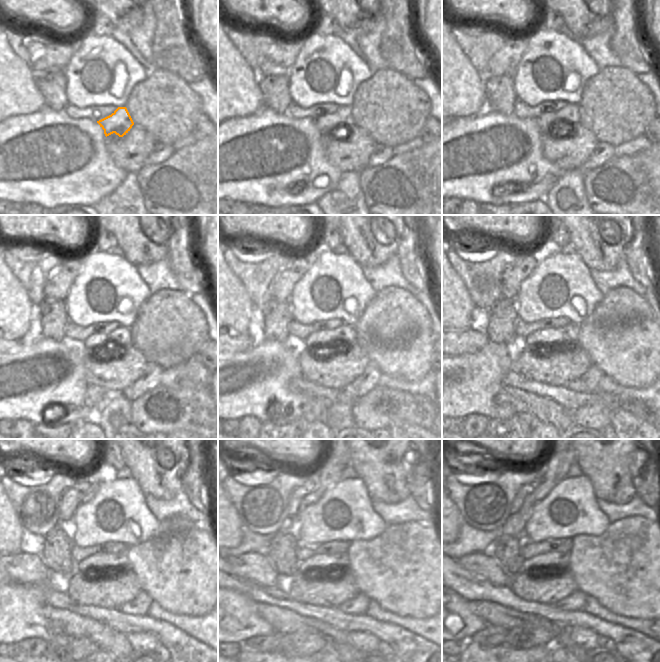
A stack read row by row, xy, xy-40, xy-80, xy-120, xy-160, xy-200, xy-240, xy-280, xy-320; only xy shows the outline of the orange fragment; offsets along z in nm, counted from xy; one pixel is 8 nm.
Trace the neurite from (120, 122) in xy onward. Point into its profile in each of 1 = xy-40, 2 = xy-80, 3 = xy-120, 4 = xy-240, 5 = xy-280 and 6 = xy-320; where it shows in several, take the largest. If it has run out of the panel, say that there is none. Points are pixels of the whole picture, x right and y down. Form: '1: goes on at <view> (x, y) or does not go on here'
1: goes on at xy-40 (341, 121)
2: goes on at xy-80 (563, 120)
3: goes on at xy-120 (120, 337)
4: goes on at xy-240 (107, 562)
5: goes on at xy-280 (338, 561)
6: goes on at xy-320 (556, 561)

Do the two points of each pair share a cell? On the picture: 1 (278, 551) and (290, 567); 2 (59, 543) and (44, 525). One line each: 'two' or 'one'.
1: one
2: two

